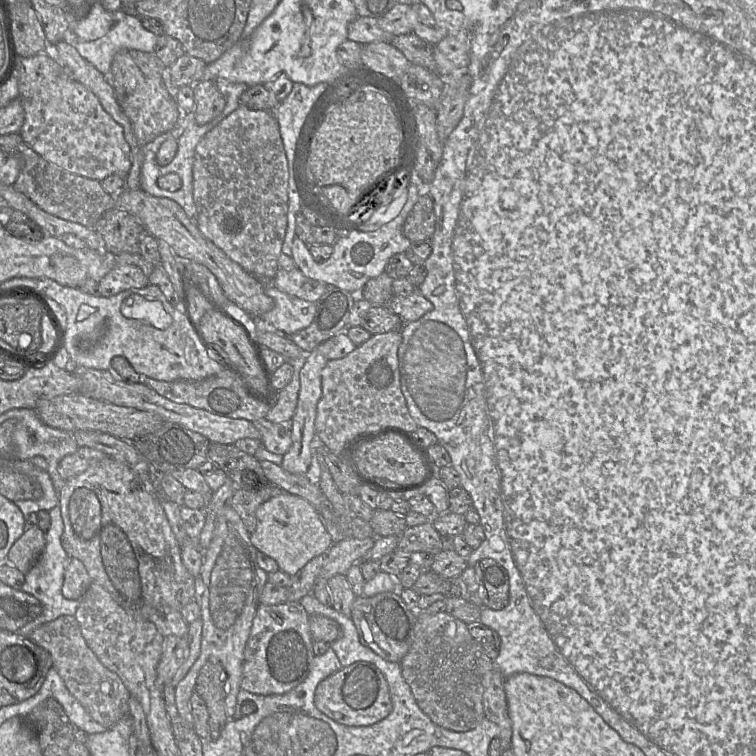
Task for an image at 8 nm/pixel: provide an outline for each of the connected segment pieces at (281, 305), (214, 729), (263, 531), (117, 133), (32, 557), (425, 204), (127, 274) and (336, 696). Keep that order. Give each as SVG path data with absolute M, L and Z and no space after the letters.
M266 286L265 293L275 302L274 307L261 316L270 329L290 336L312 323L316 312L315 302L291 296L274 286Z
M207 661L197 677L195 693L204 700L209 714L209 737L203 740L217 740L229 720L225 712L227 678L228 672L218 661Z
M289 492L271 497L257 511L257 527L250 534L257 550L274 559L279 569L294 576L314 557L325 553L333 542L317 510L304 498Z
M51 51L20 58L17 71L25 113L19 133L34 151L76 175L98 181L109 175L126 178L132 167L130 145L122 126L103 108L93 92L74 79Z
M37 525L25 530L8 552L8 562L26 574L46 547L46 533Z
M421 195L403 225L403 234L410 242L430 241L436 225L433 200L430 195Z
M121 265L109 271L99 284L101 296L110 297L127 289L144 288L149 279L140 267Z
M359 661L341 668L322 680L314 695L316 708L335 722L351 726L370 726L392 711L388 682L383 673L372 663Z

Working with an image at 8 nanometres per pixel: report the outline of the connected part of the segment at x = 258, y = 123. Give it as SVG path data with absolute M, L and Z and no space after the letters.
M240 105L229 116L223 118L213 129L207 132L197 144L193 163L193 195L197 208L196 225L200 232L218 248L220 248L231 260L238 263L246 272L255 278L273 279L280 269L278 258L282 253L282 246L288 225L288 185L289 169L288 160L284 149L278 121L271 110L253 110Z

